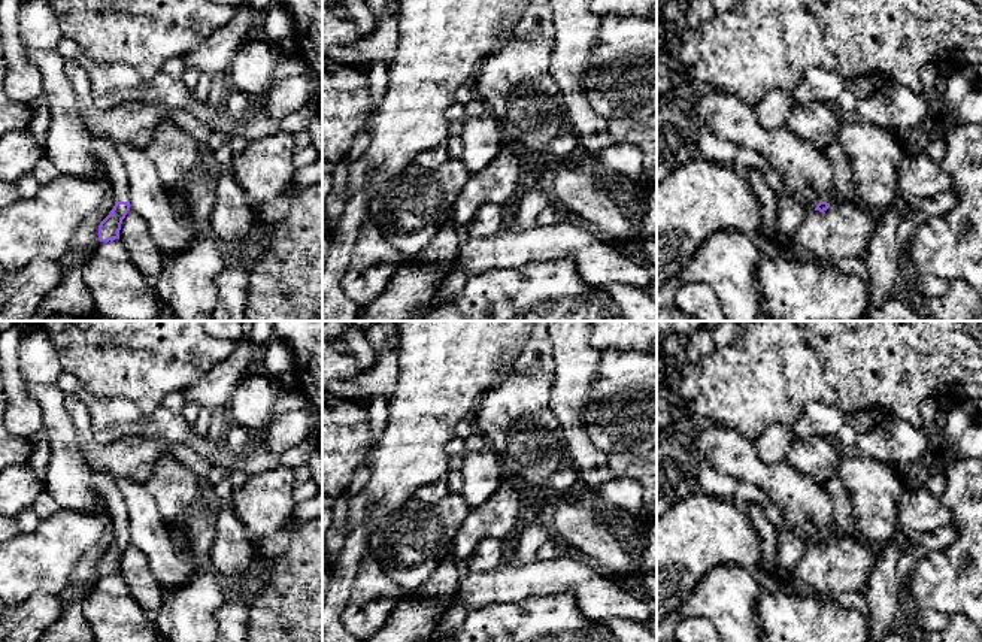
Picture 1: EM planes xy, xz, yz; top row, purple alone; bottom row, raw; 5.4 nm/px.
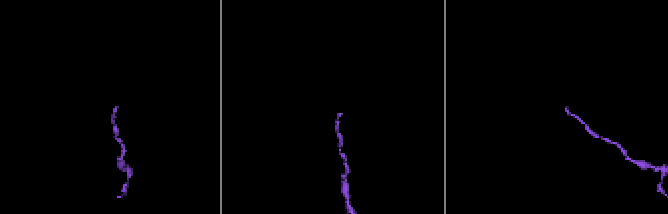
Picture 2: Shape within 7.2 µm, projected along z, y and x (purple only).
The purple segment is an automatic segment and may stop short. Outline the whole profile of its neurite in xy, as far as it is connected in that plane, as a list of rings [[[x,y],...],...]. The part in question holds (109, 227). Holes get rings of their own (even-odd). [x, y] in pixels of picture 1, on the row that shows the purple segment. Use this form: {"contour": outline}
{"contour": [[[90,133],[90,143],[96,155],[103,163],[112,185],[115,206],[98,225],[98,240],[109,242],[119,239],[122,219],[130,211],[130,185],[127,181],[125,166],[116,151],[116,146],[101,137]]]}

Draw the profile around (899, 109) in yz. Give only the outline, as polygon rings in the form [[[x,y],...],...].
[[[889,84],[885,90],[858,100],[855,118],[903,136],[922,125],[934,112],[936,105],[931,97]]]

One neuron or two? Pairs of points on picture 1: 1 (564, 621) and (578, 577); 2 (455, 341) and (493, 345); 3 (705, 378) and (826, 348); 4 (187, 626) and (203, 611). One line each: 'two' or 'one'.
1: two
2: one
3: one
4: one

